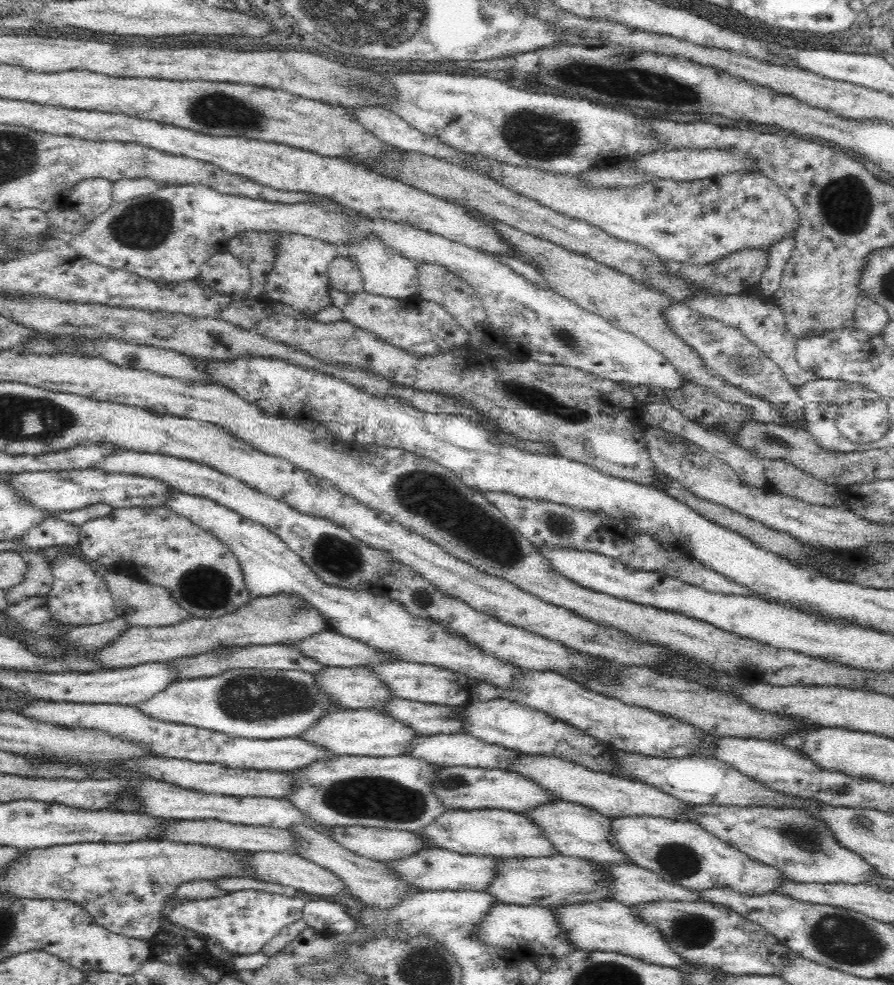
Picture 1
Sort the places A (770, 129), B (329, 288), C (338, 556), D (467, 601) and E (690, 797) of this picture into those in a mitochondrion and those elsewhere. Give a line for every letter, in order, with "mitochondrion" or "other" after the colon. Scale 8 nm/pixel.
A: other
B: other
C: mitochondrion
D: other
E: other

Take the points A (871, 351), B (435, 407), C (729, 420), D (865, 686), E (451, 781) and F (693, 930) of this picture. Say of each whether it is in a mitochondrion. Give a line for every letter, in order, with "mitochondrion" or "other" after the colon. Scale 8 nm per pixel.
A: other
B: other
C: mitochondrion
D: other
E: mitochondrion
F: mitochondrion

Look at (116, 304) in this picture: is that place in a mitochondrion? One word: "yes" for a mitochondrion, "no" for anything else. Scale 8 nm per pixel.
no

